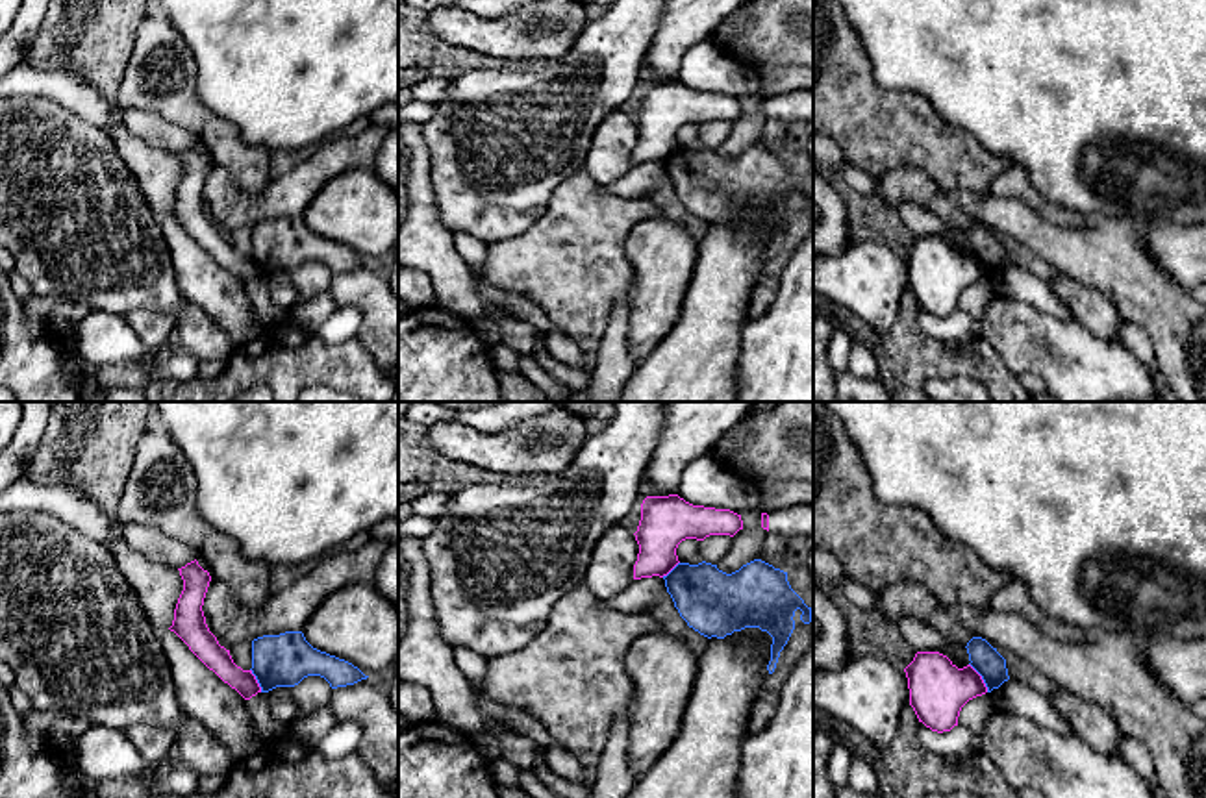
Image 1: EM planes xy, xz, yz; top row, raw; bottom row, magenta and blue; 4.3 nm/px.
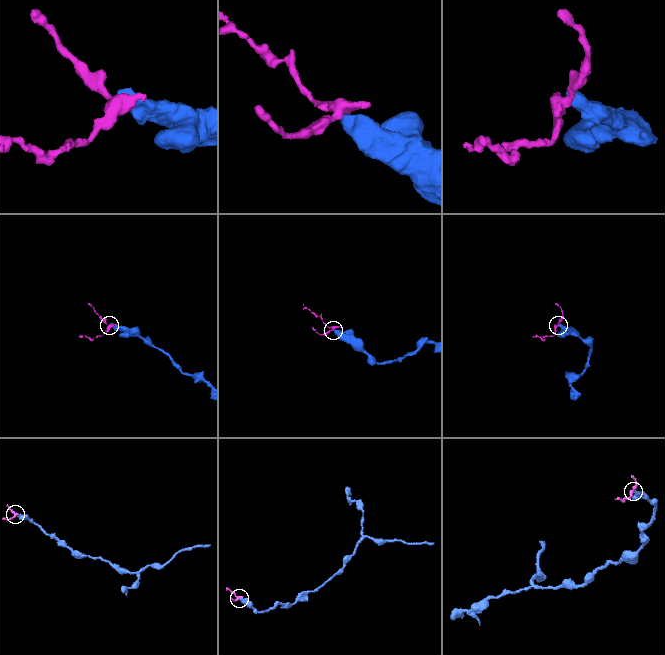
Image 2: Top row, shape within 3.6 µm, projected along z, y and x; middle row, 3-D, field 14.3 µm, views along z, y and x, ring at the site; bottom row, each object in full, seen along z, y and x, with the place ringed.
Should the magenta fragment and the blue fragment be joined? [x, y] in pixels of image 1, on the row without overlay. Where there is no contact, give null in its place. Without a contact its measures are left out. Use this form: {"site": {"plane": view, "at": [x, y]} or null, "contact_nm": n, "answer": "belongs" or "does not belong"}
{"site": {"plane": "yz", "at": [980, 263]}, "contact_nm": 150, "answer": "does not belong"}

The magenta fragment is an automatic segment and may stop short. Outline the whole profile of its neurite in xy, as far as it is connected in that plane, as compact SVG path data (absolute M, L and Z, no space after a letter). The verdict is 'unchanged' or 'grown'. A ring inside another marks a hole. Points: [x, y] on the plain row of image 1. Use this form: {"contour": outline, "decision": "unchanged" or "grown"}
{"contour": "M196 144L178 156L183 165L183 176L178 183L174 206L169 215L224 268L235 274L245 285L250 285L261 278L256 261L252 256L243 256L233 248L230 235L219 230L206 209L202 191L211 167L209 157L204 156Z", "decision": "unchanged"}

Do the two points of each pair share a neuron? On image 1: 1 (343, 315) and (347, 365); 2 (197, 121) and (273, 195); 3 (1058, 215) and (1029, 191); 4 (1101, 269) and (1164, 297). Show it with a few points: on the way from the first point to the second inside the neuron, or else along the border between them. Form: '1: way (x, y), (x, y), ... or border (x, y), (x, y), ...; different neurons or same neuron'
1: border (312, 332), (328, 343), (345, 343), (354, 337); different neurons
2: border (225, 171), (241, 187), (254, 193), (273, 178); different neurons
3: way (1051, 210), (1036, 199); same neuron
4: way (1116, 269), (1149, 297); same neuron

